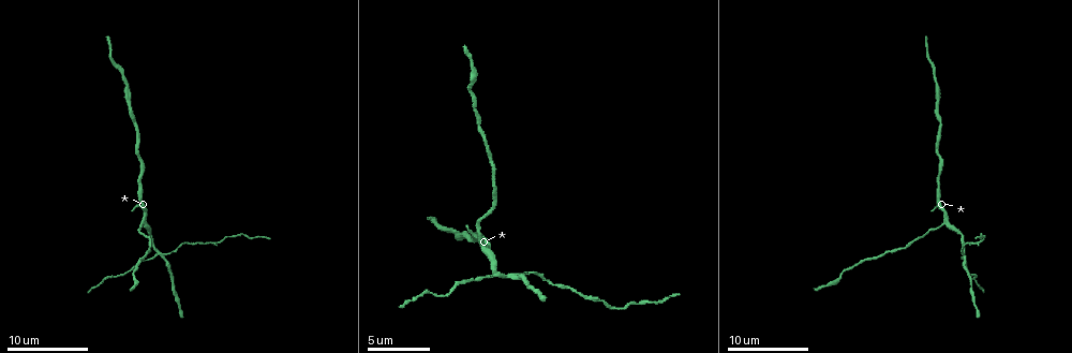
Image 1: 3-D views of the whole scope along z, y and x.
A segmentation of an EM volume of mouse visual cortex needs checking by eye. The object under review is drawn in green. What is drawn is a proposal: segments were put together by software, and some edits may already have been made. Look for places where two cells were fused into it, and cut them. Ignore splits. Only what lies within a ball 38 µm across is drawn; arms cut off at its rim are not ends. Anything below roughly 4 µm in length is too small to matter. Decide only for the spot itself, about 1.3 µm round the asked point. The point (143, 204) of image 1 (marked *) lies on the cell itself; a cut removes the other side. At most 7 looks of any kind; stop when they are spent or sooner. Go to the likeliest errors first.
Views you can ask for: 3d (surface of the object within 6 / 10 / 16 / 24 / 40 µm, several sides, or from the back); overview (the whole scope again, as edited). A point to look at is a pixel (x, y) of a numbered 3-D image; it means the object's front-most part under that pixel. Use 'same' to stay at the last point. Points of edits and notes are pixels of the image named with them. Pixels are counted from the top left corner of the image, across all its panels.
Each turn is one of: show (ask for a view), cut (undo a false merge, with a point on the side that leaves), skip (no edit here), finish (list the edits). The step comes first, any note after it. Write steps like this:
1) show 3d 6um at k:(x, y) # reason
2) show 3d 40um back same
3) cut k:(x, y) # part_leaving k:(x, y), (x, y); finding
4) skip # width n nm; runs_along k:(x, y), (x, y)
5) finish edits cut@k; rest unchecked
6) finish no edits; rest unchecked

show 3d 10um at 1:(163, 257) # three arms meet

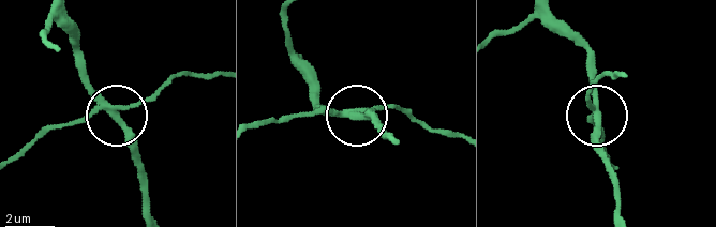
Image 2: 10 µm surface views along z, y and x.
show 3d 6um at 2:(121, 118)

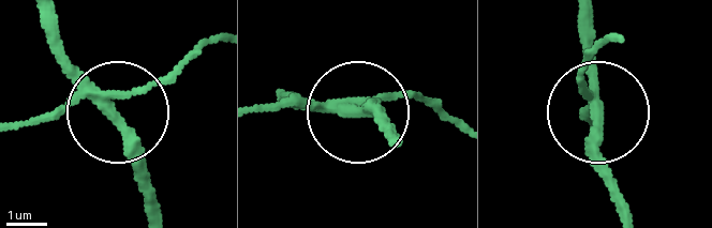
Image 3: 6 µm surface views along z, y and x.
cut 3:(36, 118) # width 250 nm; part_leaving 3:(104, 90), (162, 84), (213, 42); two cells meet here

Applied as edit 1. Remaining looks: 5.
show 3d 10um at 1:(142, 224) # three arms meet

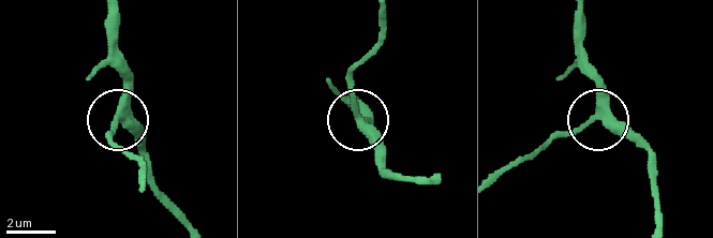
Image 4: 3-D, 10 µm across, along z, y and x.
skip # runs_along 4:(589, 61), (600, 89), (600, 122), (654, 161); all the same cell

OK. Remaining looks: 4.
show 3d 10um at 1:(899, 247)

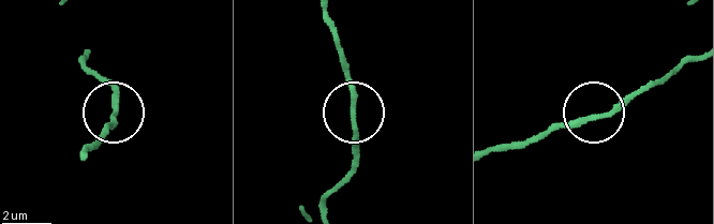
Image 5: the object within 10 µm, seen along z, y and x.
show 3d 6um at 5:(113, 117) # zoom in

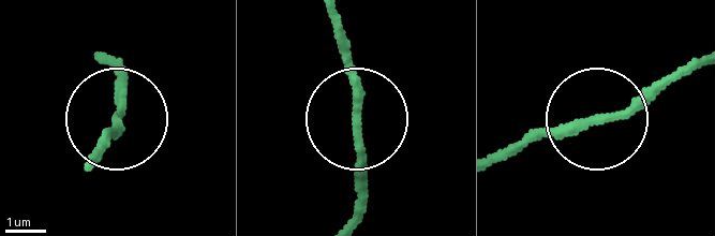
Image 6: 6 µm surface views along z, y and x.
skip # runs_along 6:(347, 219), (357, 198), (357, 96), (337, 17); all the same cell

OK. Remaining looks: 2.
show 3d 16um at 1:(139, 189) # calibre changes

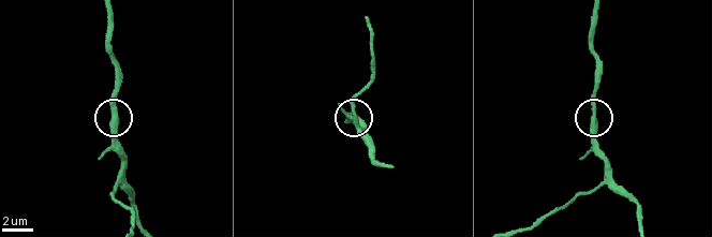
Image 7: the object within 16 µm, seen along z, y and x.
skip # runs_along 7:(599, 145), (595, 134), (595, 67); continuous, no second cell

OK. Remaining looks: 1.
finish edits cut@3; rest unchecked

